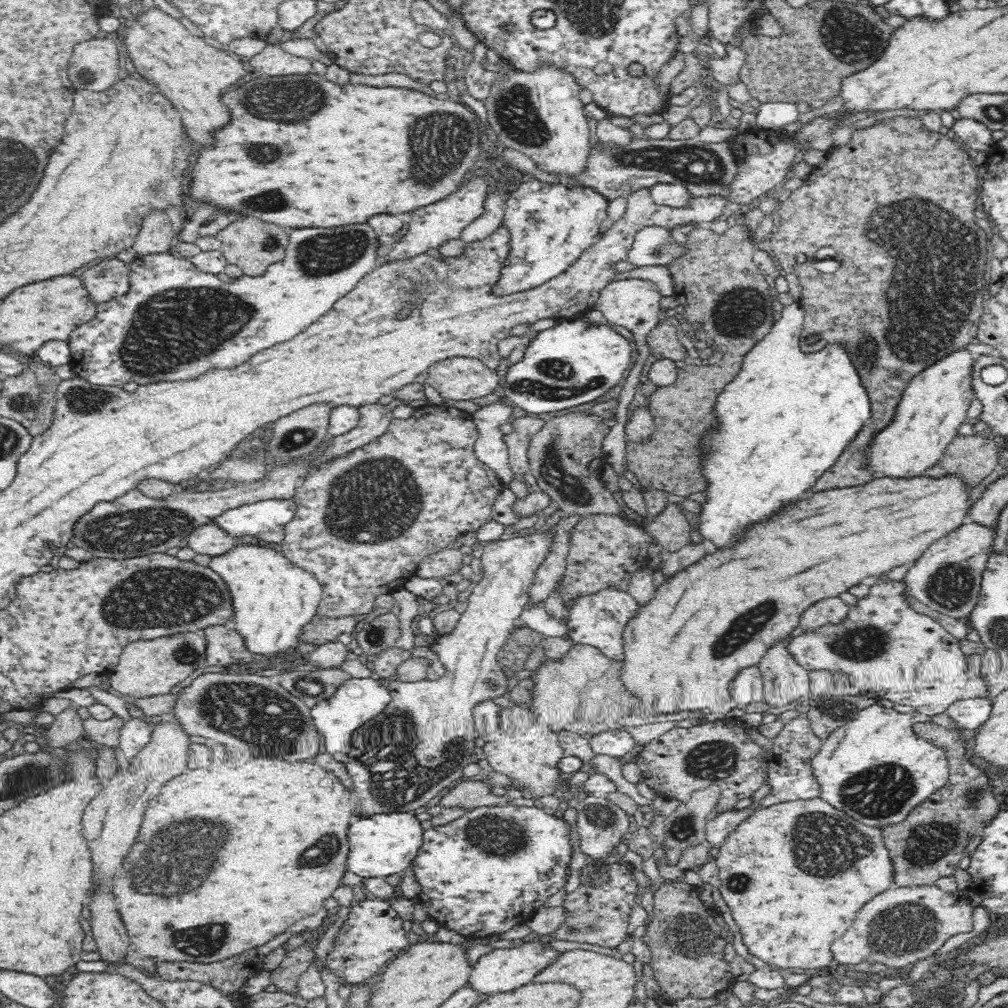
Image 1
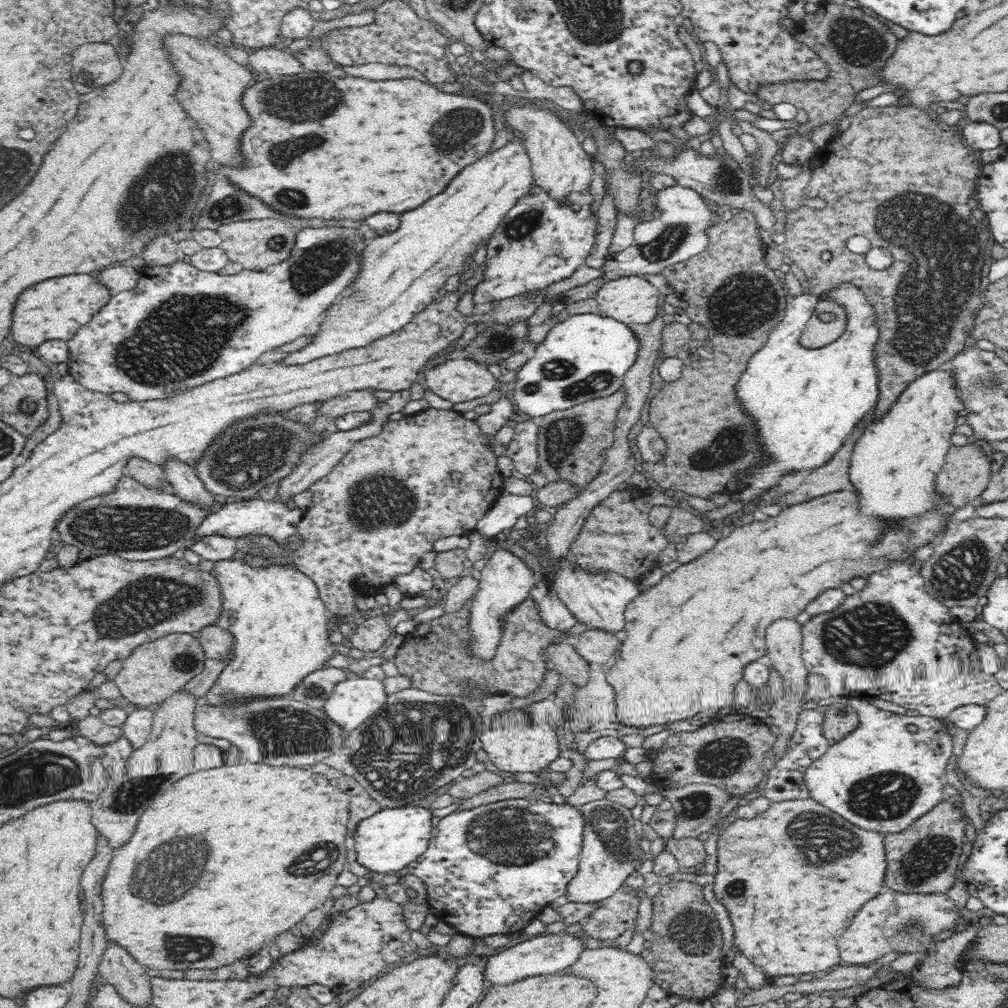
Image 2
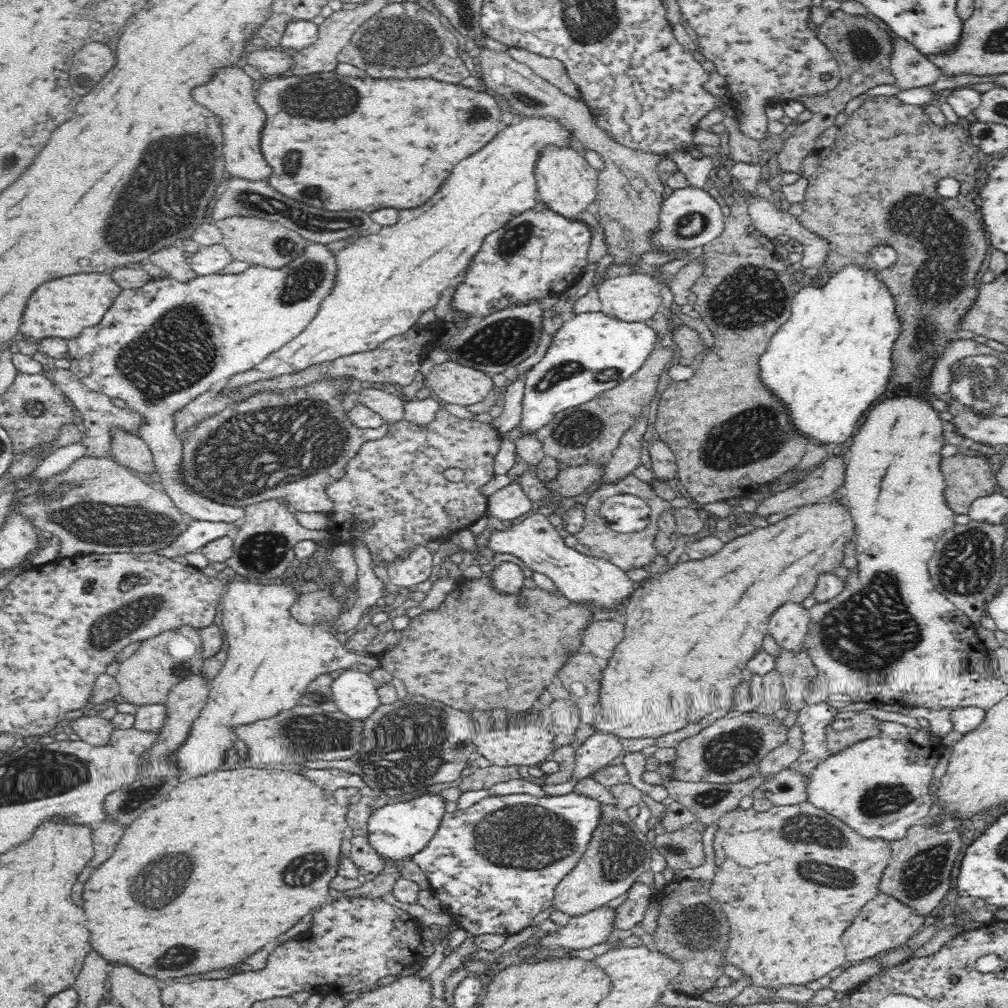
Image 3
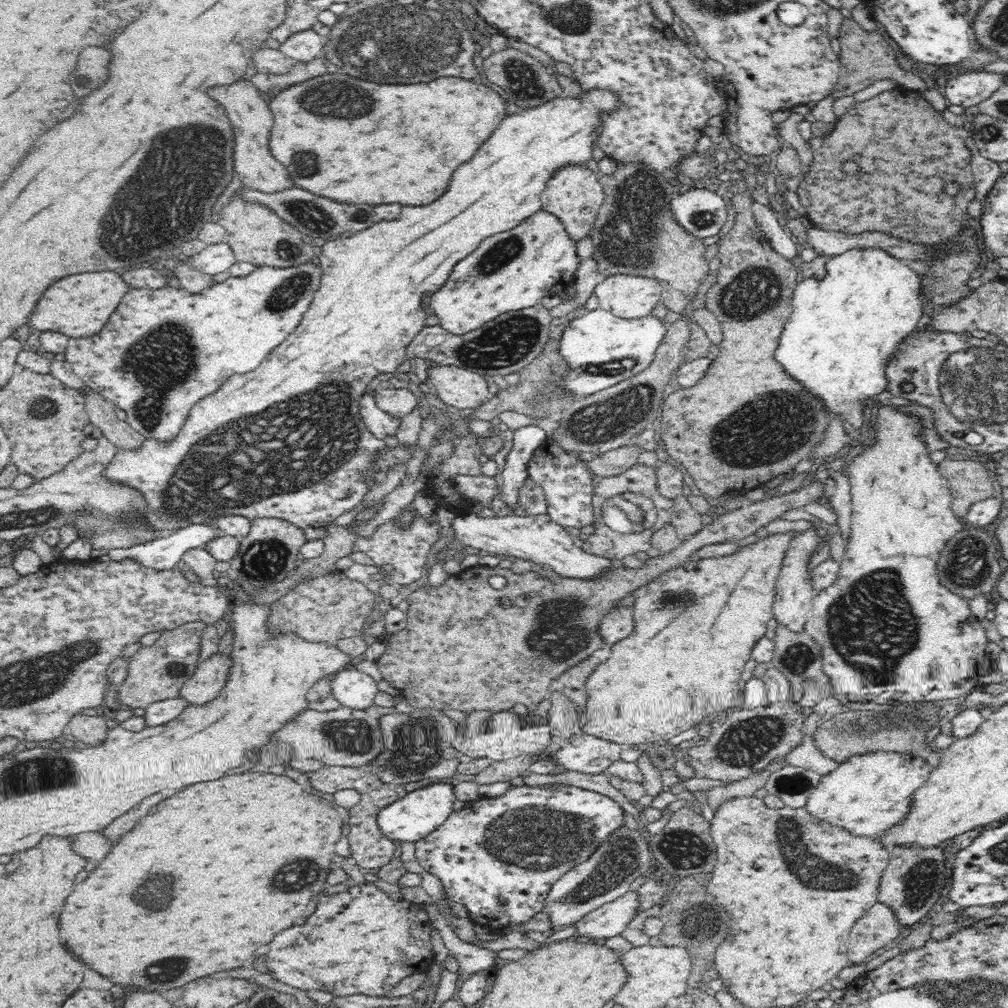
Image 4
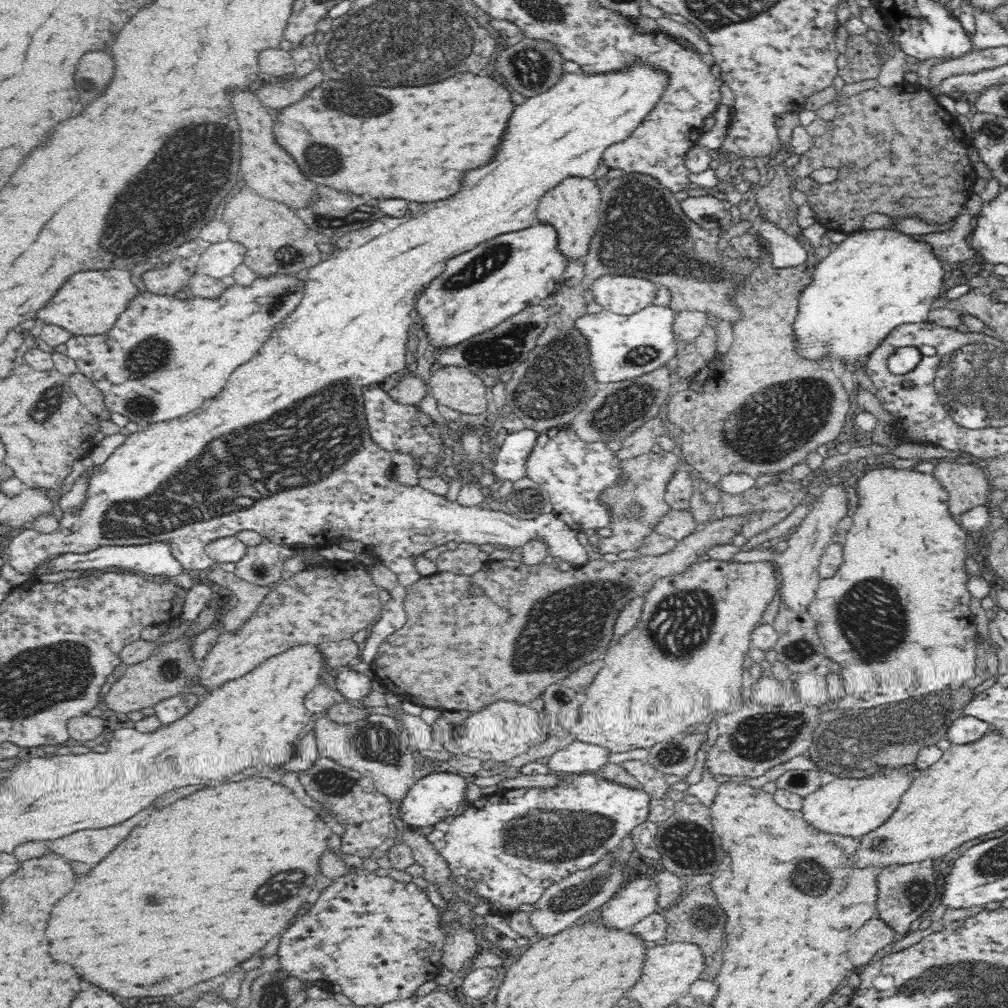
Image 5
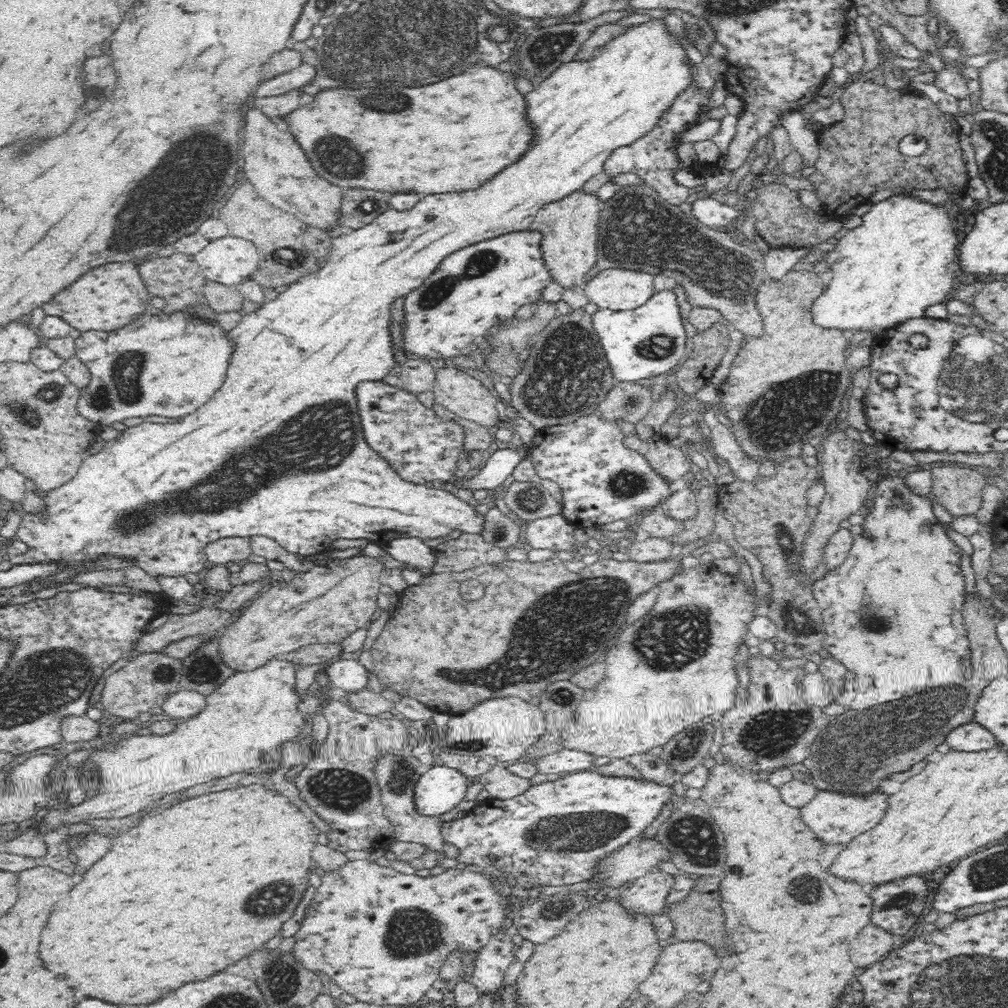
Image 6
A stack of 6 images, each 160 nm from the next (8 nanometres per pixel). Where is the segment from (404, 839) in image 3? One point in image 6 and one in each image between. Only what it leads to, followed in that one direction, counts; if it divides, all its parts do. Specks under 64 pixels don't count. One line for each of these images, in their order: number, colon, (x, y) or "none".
4: (420, 812)
5: (435, 796)
6: (439, 789)

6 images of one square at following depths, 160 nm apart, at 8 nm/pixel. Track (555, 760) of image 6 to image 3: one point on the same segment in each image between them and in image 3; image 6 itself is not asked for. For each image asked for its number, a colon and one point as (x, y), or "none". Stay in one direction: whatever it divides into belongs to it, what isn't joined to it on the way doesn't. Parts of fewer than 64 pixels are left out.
3: (600, 749)
4: (591, 755)
5: (578, 757)

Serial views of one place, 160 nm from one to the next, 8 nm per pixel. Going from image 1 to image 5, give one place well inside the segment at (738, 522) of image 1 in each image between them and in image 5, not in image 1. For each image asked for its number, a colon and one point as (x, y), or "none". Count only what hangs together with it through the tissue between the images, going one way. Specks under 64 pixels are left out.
2: (808, 401)
3: (831, 360)
4: (843, 327)
5: (873, 280)

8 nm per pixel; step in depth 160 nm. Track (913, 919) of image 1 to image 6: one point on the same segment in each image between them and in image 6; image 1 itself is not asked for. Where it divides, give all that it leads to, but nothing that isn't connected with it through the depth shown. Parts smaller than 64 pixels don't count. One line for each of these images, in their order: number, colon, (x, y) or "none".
2: (893, 922)
3: (884, 924)
4: (880, 926)
5: (874, 938)
6: (874, 944)

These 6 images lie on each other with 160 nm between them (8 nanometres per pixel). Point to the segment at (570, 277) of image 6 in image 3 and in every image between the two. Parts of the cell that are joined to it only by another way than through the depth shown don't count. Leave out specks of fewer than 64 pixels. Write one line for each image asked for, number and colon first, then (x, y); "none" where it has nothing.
3: (566, 183)
4: (574, 196)
5: (572, 208)

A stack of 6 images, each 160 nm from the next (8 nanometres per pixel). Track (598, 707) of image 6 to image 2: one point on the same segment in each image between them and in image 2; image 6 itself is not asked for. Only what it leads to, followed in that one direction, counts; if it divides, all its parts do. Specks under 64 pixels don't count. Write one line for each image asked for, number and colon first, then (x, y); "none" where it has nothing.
2: (689, 637)
3: (690, 632)
4: (695, 628)
5: (647, 693)

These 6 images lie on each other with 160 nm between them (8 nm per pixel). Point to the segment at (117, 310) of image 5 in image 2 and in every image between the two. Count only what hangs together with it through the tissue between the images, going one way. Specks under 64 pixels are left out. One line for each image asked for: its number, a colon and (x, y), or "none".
2: (53, 310)
3: (62, 308)
4: (78, 306)

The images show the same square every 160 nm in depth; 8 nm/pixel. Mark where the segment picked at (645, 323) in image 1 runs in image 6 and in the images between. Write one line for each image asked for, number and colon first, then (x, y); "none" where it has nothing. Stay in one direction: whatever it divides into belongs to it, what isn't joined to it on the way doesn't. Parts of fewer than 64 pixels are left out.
2: (634, 300)
3: (635, 297)
4: (627, 296)
5: (620, 294)
6: (616, 289)

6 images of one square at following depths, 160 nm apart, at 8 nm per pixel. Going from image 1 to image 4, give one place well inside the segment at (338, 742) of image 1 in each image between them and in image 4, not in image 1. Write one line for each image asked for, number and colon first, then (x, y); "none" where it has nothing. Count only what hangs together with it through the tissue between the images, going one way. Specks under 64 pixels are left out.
2: (352, 701)
3: (355, 693)
4: (351, 688)

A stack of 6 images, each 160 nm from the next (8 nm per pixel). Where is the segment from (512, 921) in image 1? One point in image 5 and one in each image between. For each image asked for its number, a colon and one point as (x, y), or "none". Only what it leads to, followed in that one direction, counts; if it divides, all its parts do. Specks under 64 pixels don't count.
2: (489, 870)
3: (495, 865)
4: (499, 857)
5: (514, 844)

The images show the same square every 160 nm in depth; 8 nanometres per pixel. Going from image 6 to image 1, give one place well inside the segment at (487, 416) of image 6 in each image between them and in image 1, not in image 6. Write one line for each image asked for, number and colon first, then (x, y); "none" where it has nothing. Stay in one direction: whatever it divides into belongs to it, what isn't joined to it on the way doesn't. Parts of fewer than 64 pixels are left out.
1: (458, 378)
2: (459, 380)
3: (450, 382)
4: (463, 389)
5: (460, 389)

